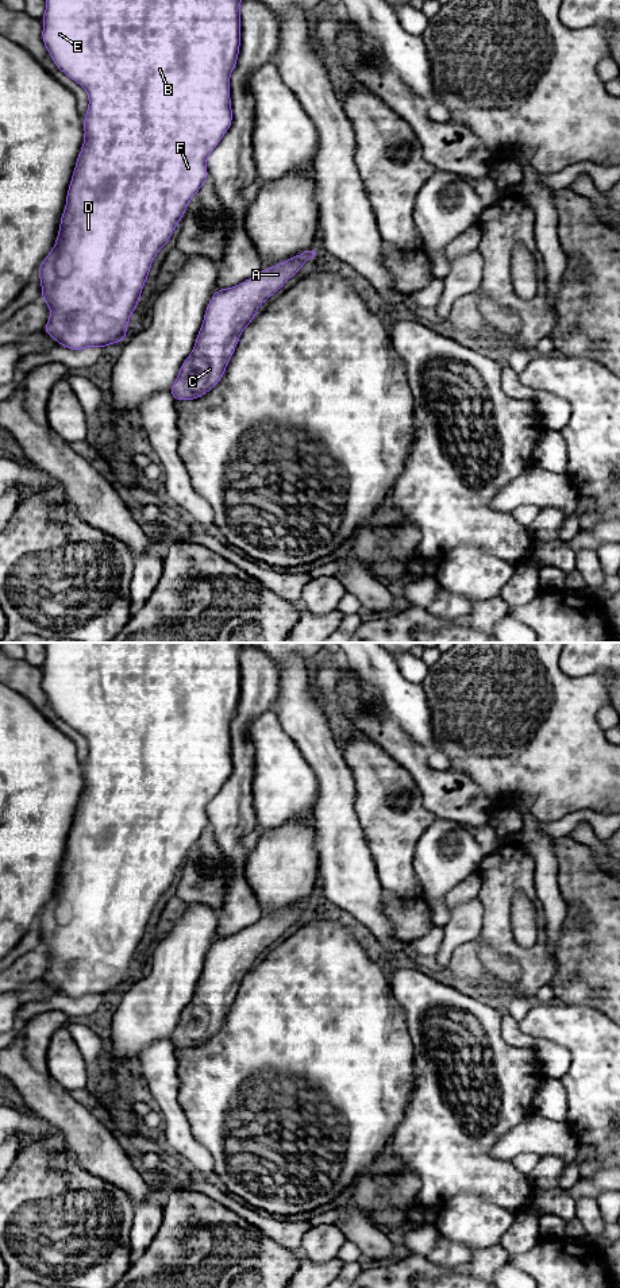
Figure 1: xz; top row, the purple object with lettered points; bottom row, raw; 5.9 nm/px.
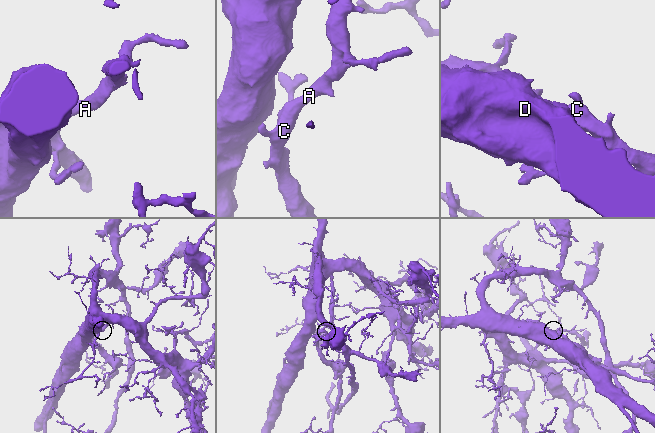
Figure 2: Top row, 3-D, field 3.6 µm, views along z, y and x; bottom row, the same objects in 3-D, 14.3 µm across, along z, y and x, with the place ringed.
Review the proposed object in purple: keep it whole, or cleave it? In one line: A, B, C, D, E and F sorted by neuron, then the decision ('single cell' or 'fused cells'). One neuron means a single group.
A B C D E F | single cell

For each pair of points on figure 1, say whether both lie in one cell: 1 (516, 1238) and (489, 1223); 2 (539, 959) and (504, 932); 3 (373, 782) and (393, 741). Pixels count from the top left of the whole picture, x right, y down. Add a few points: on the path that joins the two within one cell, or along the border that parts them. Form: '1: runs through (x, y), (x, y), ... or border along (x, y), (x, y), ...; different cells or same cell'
1: border along (516, 1215), (497, 1244); different cells
2: runs through (528, 959), (508, 943); same cell
3: border along (361, 733), (370, 737), (409, 774); different cells

